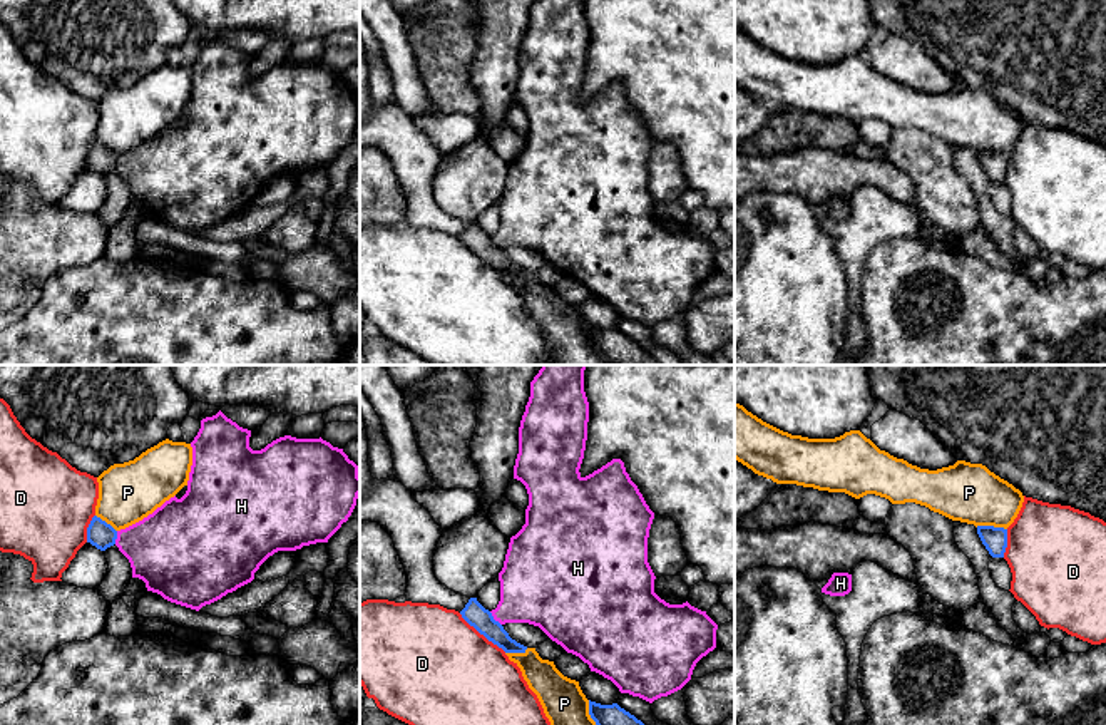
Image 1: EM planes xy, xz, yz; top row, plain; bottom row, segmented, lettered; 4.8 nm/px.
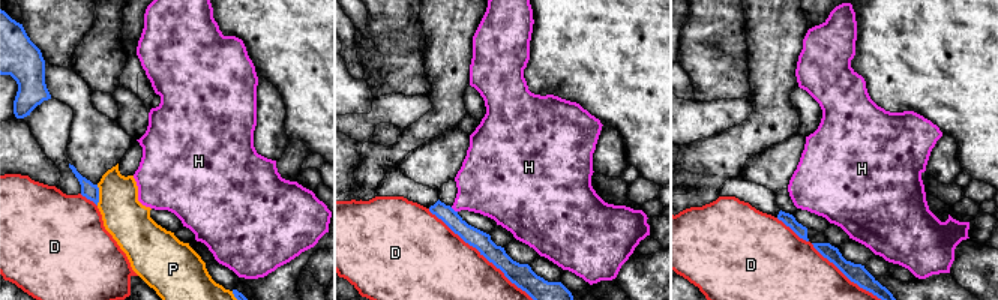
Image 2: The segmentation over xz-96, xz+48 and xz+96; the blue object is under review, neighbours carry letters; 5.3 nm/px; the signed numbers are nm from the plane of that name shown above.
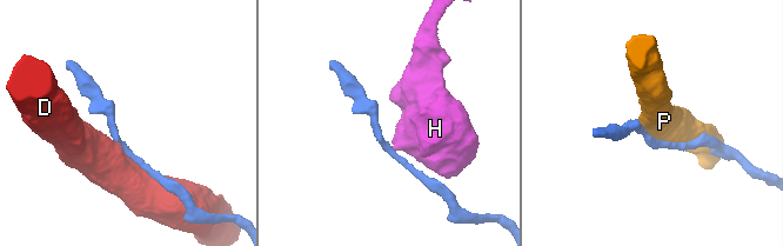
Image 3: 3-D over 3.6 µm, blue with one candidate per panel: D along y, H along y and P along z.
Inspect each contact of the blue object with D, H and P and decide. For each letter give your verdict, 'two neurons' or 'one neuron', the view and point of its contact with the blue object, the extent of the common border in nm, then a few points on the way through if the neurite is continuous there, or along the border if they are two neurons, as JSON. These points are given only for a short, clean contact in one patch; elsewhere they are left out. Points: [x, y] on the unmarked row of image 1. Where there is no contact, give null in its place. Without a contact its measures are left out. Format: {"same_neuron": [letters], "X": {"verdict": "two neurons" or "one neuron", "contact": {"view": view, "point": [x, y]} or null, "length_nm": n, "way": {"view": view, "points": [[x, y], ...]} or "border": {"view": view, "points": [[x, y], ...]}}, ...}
{"same_neuron": [], "D": {"verdict": "two neurons", "contact": {"view": "xz", "point": [482, 258]}, "length_nm": 300}, "H": {"verdict": "two neurons", "contact": {"view": "xz", "point": [492, 243]}, "length_nm": 90, "border": {"view": "xz", "points": [[489, 236], [501, 250]]}}, "P": {"verdict": "two neurons", "contact": {"view": "yz", "point": [991, 151]}, "length_nm": 150}}

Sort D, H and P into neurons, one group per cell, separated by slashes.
D / H / P

